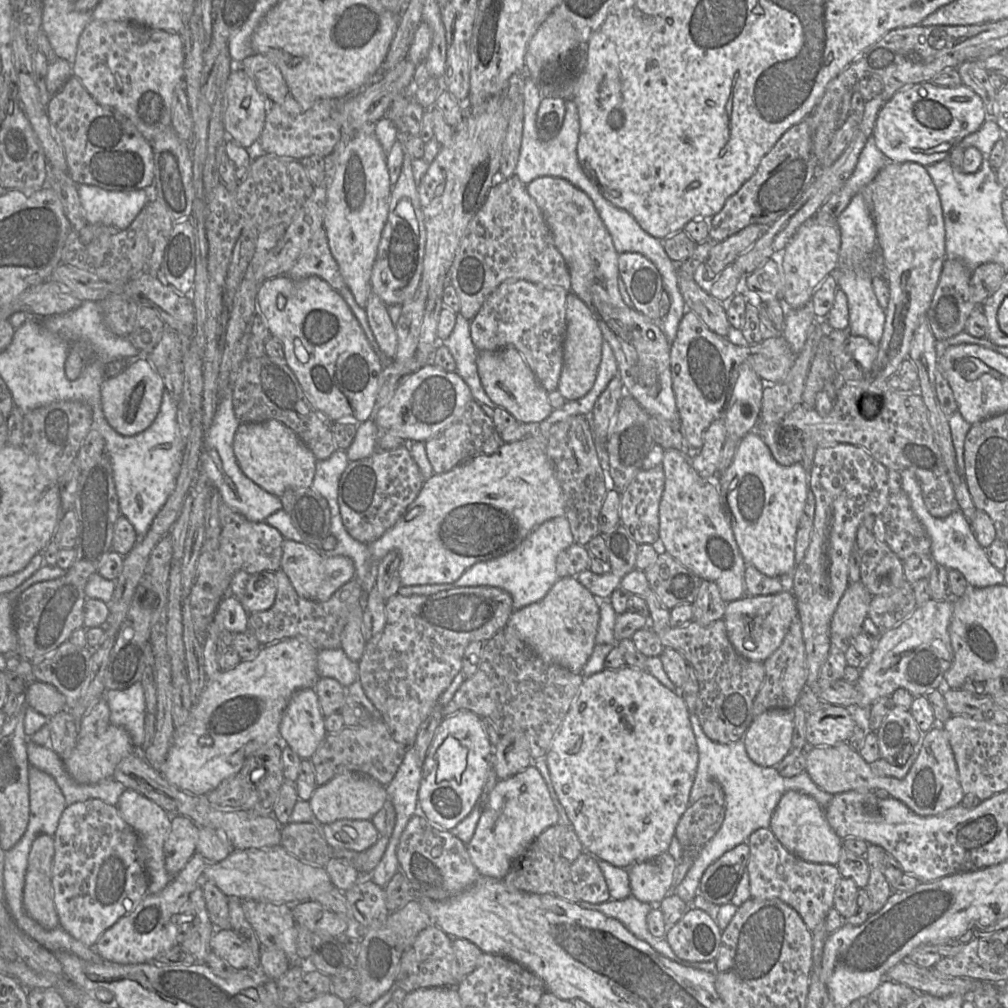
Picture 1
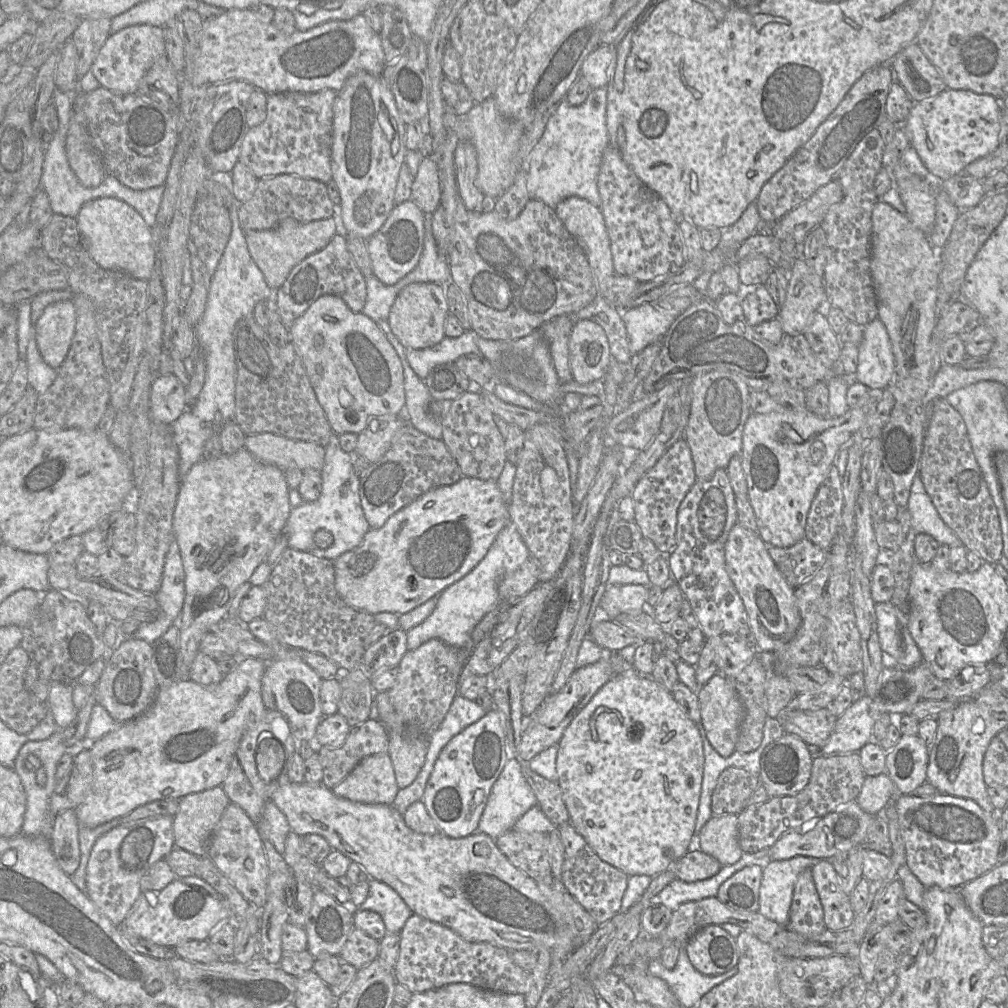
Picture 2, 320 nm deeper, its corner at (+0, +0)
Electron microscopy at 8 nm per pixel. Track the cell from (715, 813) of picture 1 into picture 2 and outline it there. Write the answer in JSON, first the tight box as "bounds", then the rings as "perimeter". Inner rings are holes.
{"bounds":[712,767,760,815],"perimeter":[[[736,767],[725,769],[720,774],[712,793],[712,815],[738,815],[759,784],[760,774],[759,777],[753,776]]]}

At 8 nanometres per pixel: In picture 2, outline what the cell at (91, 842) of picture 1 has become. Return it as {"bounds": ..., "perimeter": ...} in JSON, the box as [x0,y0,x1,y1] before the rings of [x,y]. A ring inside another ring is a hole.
{"bounds":[86,817,174,926],"perimeter":[[[173,817],[150,818],[137,823],[122,823],[101,835],[93,845],[86,869],[86,895],[99,912],[114,926],[122,924],[138,897],[142,894],[140,880],[158,861],[174,849]]]}

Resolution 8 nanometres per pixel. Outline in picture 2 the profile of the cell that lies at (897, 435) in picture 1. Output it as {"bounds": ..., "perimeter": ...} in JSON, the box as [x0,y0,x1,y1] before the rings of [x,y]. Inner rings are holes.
{"bounds":[918,398,1003,564],"perimeter":[[[937,398],[933,401],[924,434],[918,476],[941,519],[954,531],[968,552],[975,552],[983,562],[998,564],[1003,556],[1003,538],[997,508],[973,454],[965,422],[961,415],[946,402],[945,398]]]}

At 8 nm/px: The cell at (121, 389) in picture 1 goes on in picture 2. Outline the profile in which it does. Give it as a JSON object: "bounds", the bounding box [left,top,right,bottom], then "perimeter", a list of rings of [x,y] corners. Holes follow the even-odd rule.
{"bounds":[150,372,186,424],"perimeter":[[[159,372],[151,387],[150,412],[152,420],[172,424],[186,410],[186,387],[172,373],[161,375]]]}

